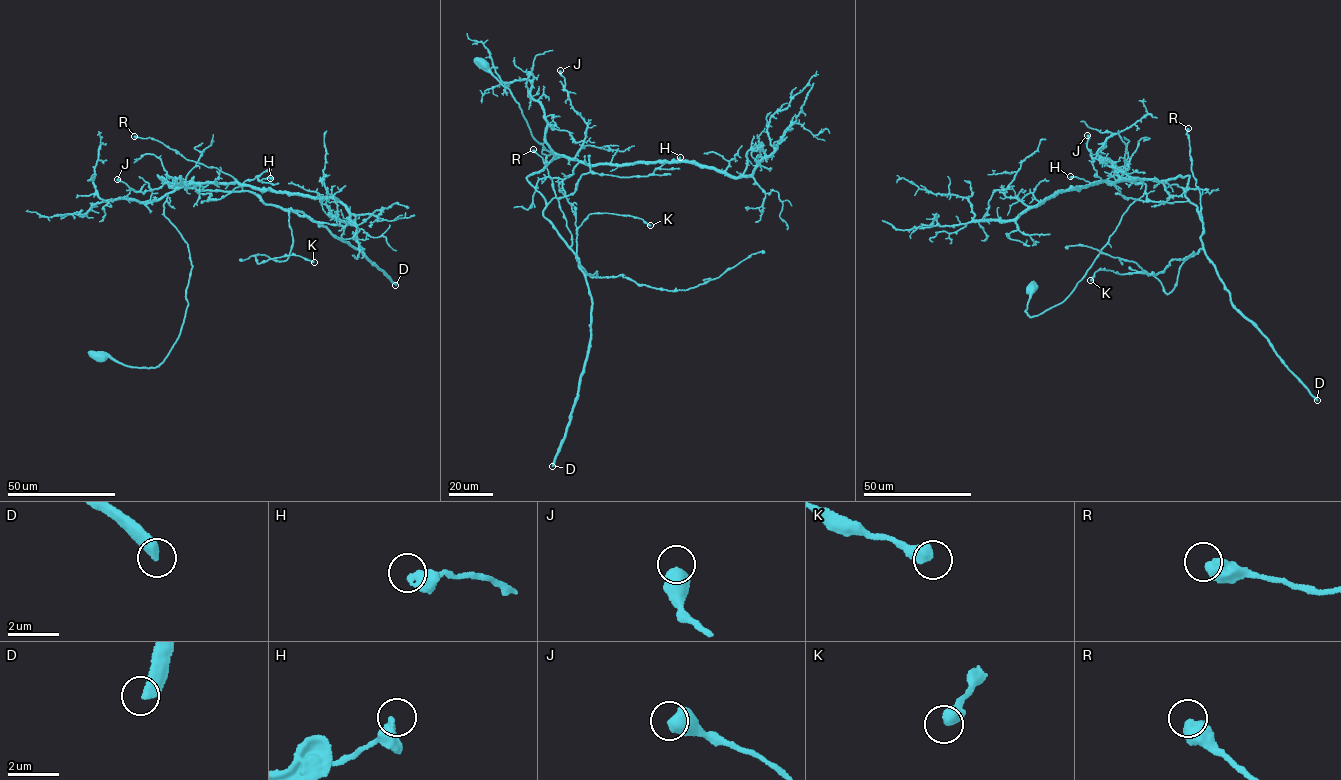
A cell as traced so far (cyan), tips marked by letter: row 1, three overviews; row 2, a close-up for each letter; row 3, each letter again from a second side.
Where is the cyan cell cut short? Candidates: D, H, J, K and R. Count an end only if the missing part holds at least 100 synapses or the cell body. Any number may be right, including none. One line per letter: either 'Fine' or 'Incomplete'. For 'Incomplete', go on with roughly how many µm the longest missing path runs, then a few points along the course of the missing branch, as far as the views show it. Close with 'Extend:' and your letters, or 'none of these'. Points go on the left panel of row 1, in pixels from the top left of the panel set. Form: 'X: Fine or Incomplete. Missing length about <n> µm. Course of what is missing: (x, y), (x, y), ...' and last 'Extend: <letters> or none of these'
D: Incomplete. Missing length about 550 µm
H: Fine
J: Fine
K: Fine
R: Fine
Extend: D

